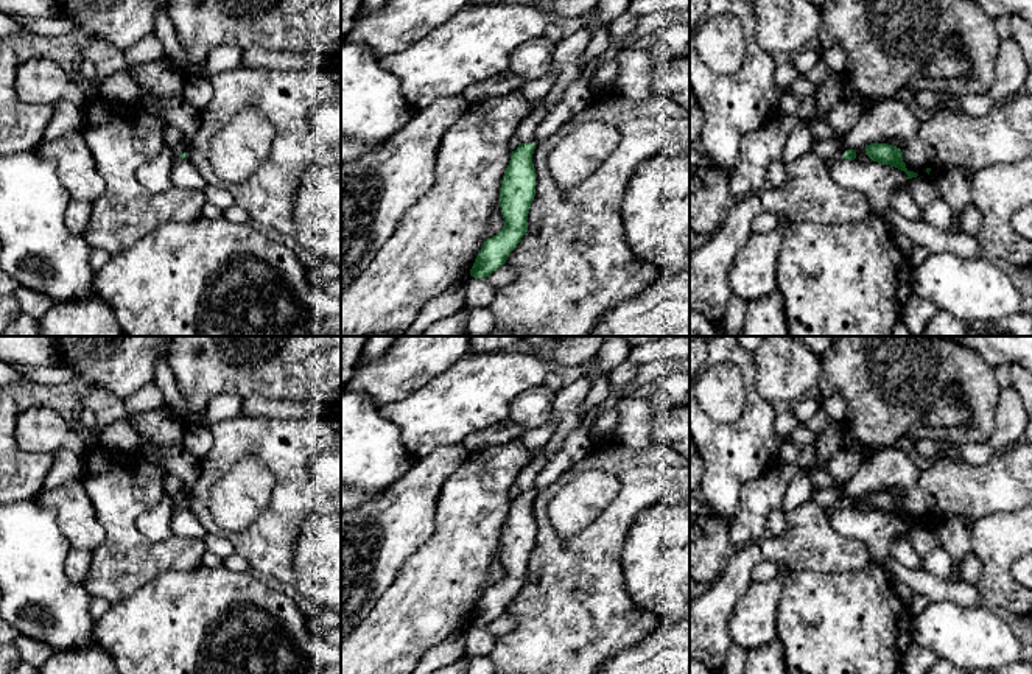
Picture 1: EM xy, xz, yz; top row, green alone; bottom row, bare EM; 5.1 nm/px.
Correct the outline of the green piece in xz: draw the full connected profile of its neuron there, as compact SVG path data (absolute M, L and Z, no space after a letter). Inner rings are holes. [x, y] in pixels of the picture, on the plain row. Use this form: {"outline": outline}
{"outline": "M584 374L557 392L553 403L553 411L559 414L554 433L539 458L526 465L515 479L515 486L521 492L511 501L500 537L504 576L484 590L470 618L470 624L475 627L489 626L503 615L528 581L528 562L535 545L535 517L532 512L535 476L556 456L565 439L584 423L585 417L581 409L591 384L591 375Z"}

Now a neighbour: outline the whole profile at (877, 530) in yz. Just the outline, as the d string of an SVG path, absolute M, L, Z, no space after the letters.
M842 507L830 517L836 532L862 542L876 563L889 557L892 542L907 534L907 523L895 515L878 511L856 511Z

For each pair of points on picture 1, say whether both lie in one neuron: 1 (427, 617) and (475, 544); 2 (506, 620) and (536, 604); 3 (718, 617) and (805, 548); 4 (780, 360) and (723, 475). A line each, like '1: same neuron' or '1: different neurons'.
1: same neuron
2: different neurons
3: same neuron
4: different neurons

